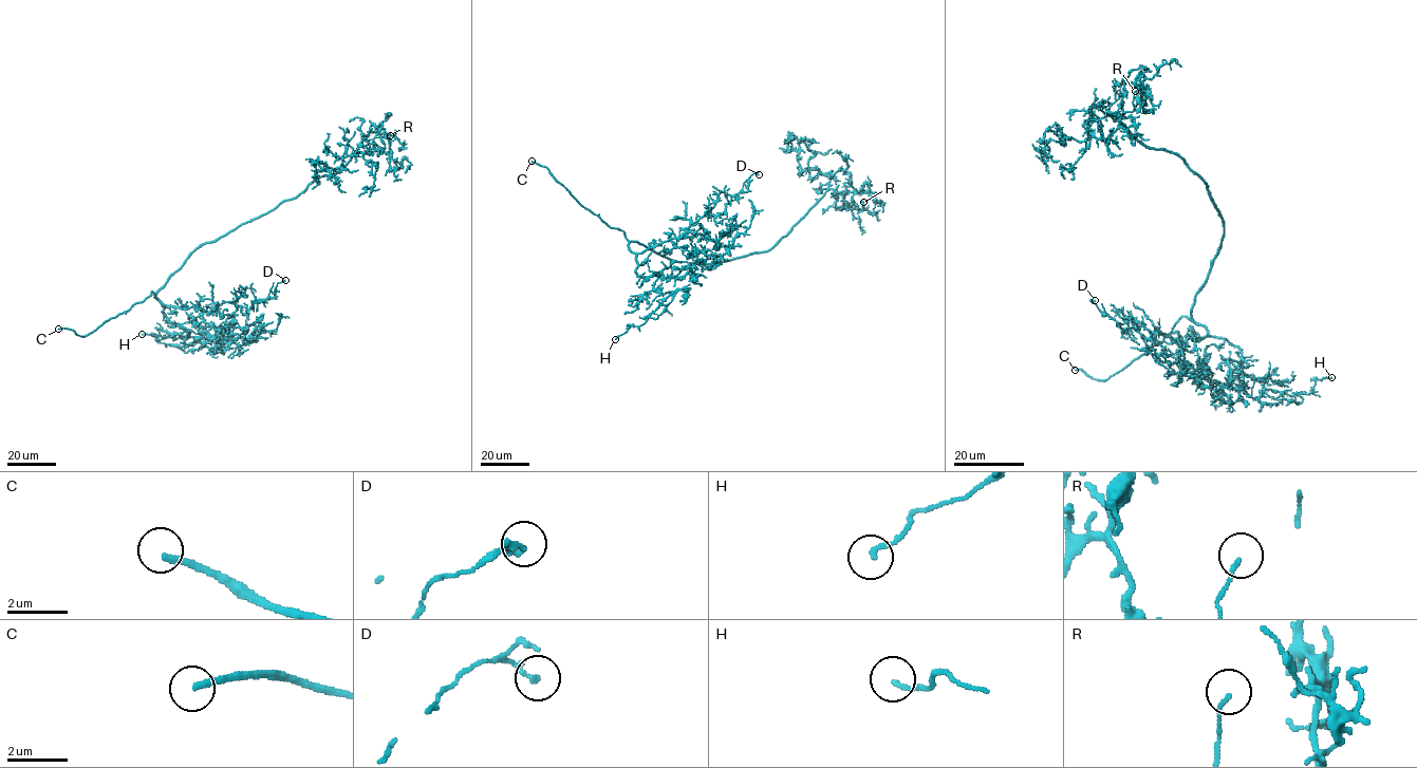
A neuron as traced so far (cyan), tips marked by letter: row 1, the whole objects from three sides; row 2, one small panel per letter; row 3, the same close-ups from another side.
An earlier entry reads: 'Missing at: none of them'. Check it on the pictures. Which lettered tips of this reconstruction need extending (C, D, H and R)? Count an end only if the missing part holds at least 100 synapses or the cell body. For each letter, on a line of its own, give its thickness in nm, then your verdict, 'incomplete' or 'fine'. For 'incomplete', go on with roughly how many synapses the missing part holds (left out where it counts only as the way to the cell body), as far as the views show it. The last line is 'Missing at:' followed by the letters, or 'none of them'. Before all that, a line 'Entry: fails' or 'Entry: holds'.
Entry: fails
C: 220 nm thick; incomplete
D: 150 nm thick; fine
H: 140 nm thick; fine
R: 130 nm thick; fine
Missing at: C

